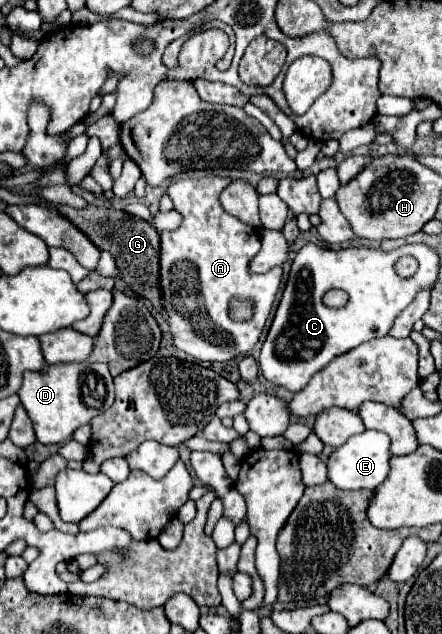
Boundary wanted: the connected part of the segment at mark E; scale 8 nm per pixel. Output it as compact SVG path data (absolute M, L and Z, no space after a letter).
M363 431L353 435L345 445L333 449L327 459L327 477L339 489L375 489L389 473L389 437L379 431Z

